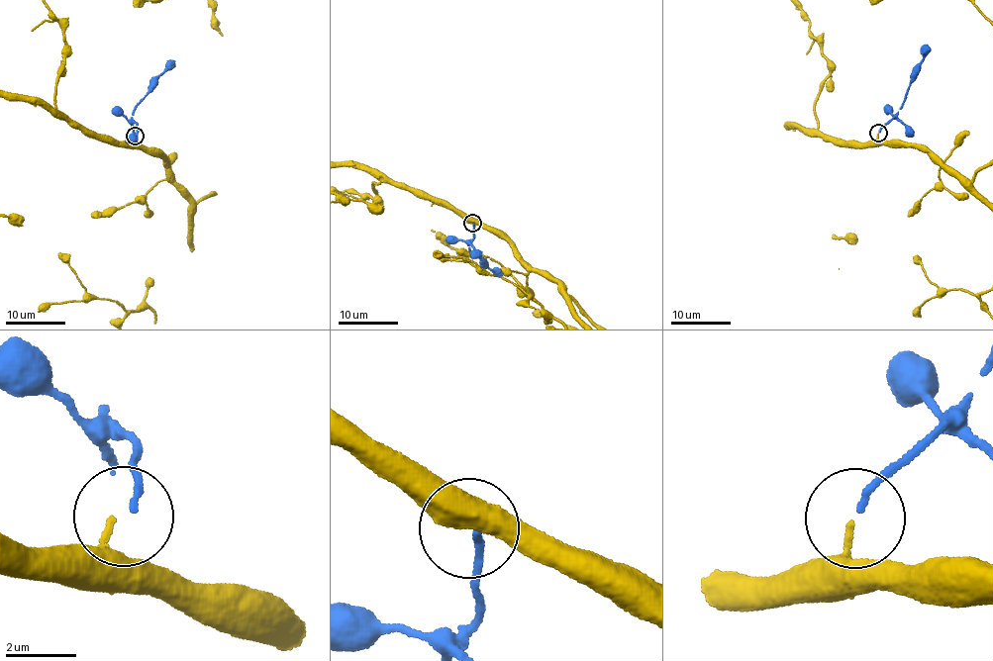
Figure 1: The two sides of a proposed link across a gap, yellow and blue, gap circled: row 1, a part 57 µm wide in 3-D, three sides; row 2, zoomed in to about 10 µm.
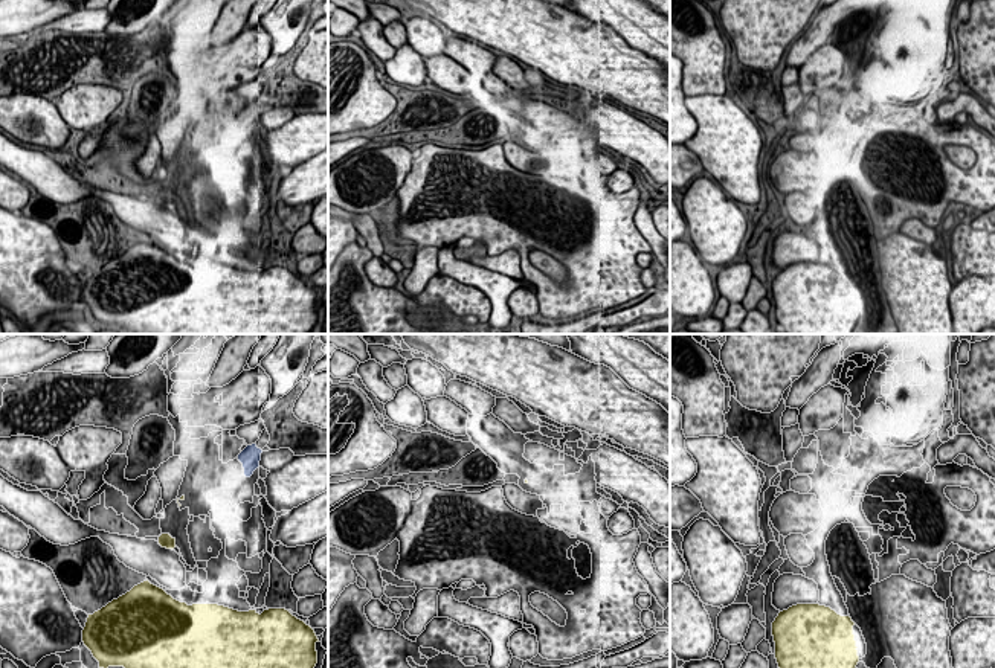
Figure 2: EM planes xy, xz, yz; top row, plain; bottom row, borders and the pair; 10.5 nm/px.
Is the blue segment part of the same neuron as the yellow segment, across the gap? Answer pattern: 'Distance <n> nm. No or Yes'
Distance 700 nm. Yes

